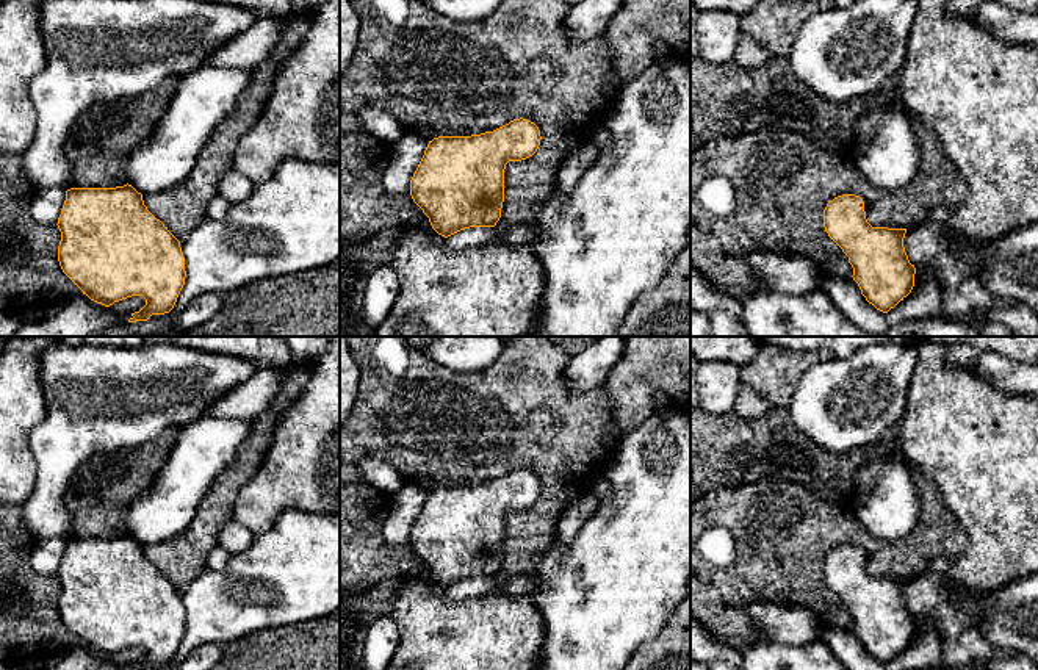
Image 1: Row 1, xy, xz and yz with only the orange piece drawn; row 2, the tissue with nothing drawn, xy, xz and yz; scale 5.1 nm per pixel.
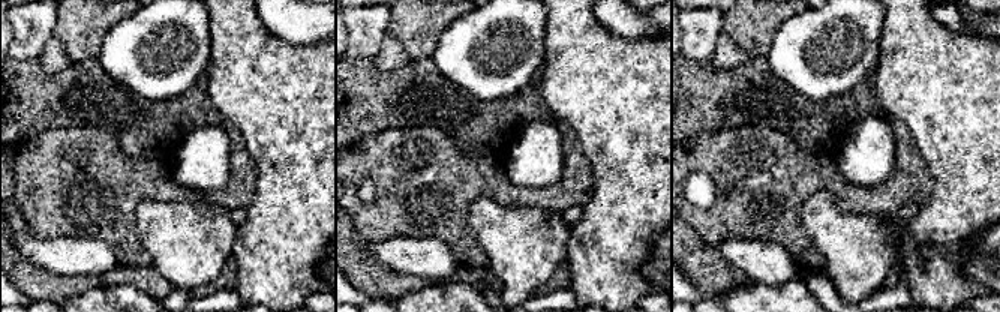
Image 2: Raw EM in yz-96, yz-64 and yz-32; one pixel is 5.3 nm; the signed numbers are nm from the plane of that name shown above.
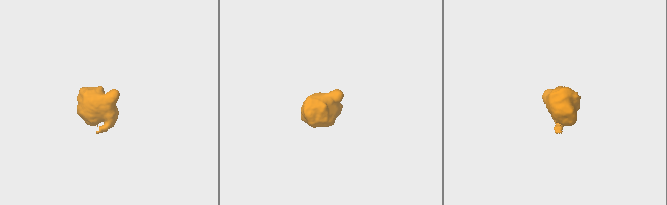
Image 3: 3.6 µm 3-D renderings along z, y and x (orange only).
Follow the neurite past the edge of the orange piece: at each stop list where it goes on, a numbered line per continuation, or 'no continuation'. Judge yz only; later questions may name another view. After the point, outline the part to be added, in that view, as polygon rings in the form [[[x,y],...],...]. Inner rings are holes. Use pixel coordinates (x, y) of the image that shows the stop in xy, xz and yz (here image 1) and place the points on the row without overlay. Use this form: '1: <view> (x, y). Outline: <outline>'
no continuation

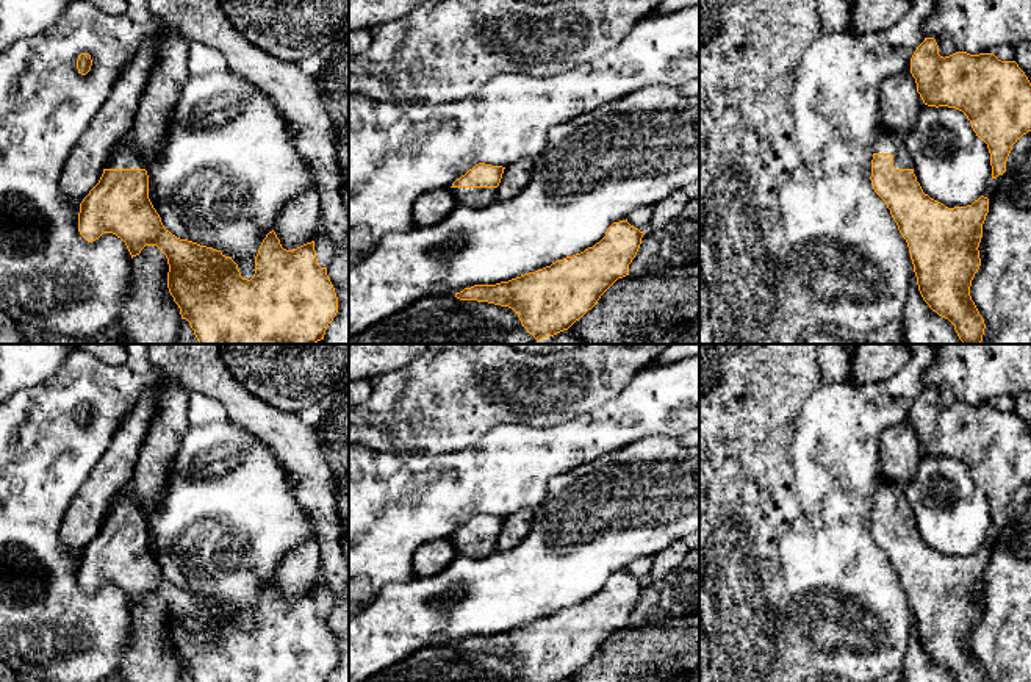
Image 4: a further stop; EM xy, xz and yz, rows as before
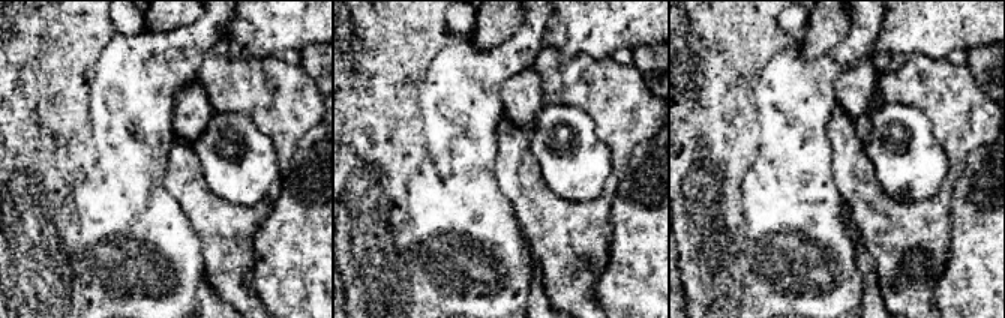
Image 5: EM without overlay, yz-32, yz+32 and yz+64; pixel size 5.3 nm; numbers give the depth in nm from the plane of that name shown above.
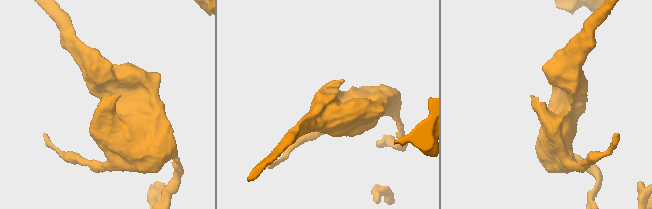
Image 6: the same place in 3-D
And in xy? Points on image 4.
1: xy (124, 510). Outline: [[[120,502],[108,510],[105,519],[145,519],[145,515],[133,504]]]

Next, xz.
1: xz (477, 548). Outline: [[[449,538],[457,555],[471,555],[476,558],[496,552],[496,538]]]

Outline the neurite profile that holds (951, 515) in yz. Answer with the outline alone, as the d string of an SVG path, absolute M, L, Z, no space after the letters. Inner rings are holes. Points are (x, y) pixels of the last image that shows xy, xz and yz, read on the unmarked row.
M923 454L904 499L917 532L931 549L954 558L984 546L992 527L990 504L962 461Z

